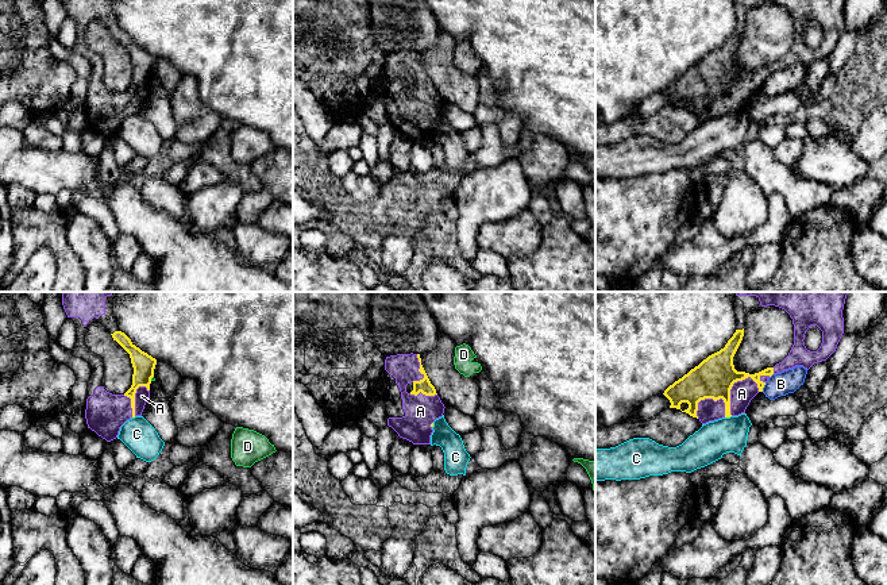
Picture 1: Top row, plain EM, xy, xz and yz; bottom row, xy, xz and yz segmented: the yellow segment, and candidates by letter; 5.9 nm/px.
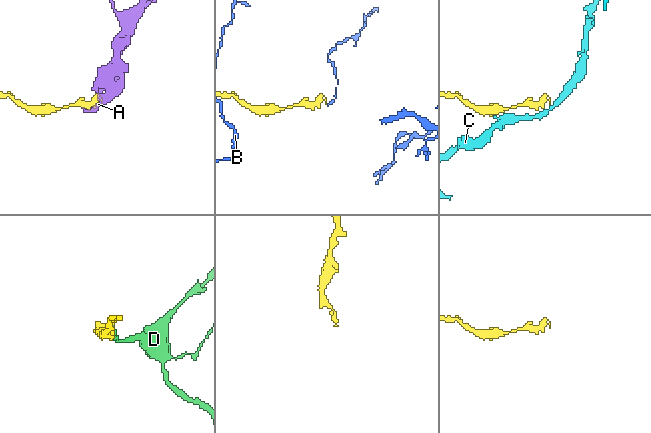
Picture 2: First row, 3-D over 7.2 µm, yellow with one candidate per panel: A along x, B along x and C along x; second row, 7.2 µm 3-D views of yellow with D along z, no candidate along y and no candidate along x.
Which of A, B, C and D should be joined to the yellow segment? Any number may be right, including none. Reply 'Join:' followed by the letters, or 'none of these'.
Join: A

